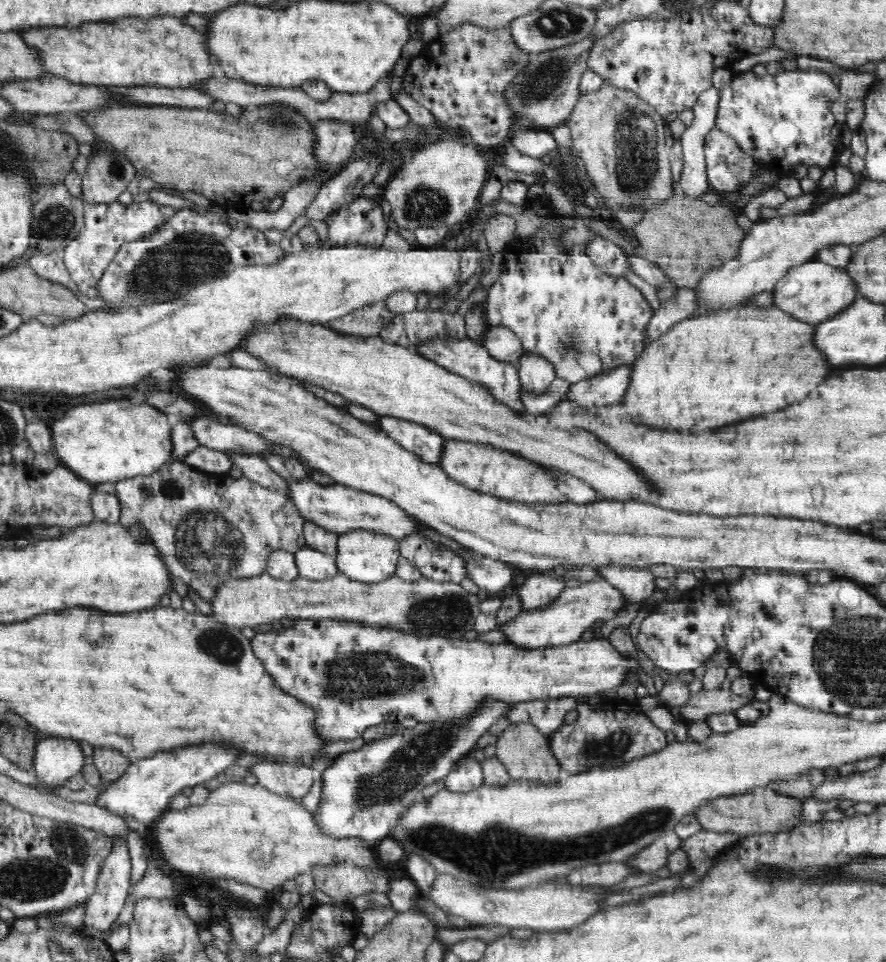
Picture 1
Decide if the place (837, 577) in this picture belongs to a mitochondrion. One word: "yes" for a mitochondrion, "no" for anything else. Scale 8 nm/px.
no

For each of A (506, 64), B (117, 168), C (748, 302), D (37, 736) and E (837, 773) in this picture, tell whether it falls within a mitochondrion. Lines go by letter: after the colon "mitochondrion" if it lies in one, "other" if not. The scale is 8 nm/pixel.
A: mitochondrion
B: mitochondrion
C: other
D: other
E: other

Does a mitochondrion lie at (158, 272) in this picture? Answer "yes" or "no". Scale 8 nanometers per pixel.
yes

